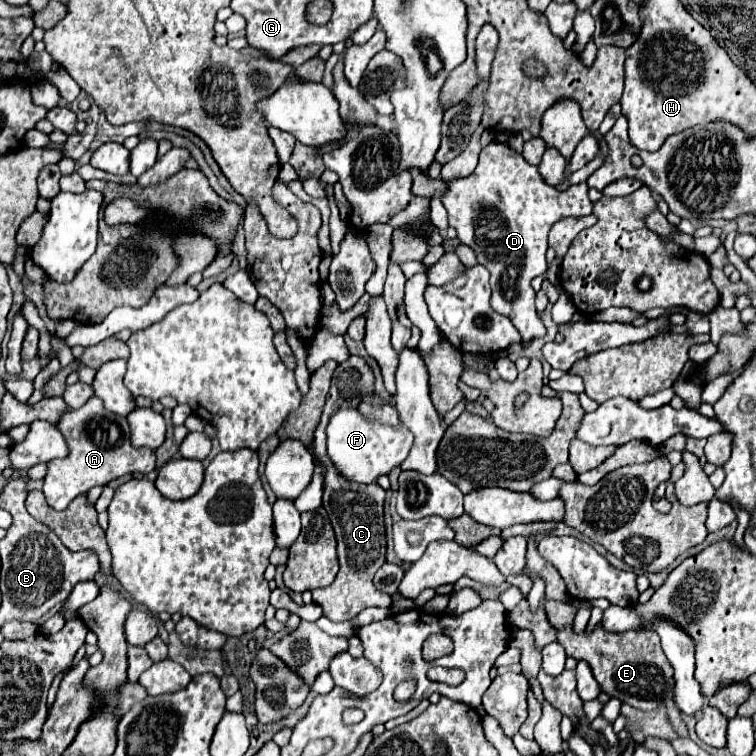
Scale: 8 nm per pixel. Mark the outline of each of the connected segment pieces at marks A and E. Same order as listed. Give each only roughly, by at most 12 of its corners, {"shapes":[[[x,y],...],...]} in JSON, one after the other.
{"shapes":[[[96,396],[58,428],[64,460],[48,462],[44,496],[66,510],[76,496],[156,468],[134,448],[126,418]],[[546,600],[568,656],[600,690],[654,710],[674,690],[654,630],[574,632],[576,608]]]}

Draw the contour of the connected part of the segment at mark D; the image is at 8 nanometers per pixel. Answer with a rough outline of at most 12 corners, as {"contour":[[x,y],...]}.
{"contour":[[492,142],[442,198],[490,272],[492,308],[522,340],[546,334],[530,282],[548,232],[592,214]]}

